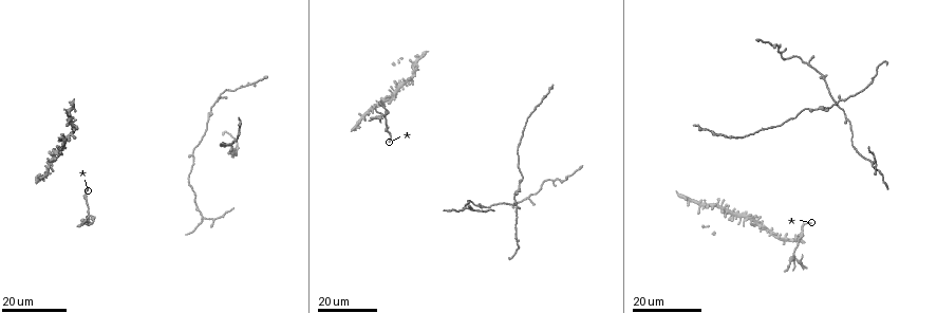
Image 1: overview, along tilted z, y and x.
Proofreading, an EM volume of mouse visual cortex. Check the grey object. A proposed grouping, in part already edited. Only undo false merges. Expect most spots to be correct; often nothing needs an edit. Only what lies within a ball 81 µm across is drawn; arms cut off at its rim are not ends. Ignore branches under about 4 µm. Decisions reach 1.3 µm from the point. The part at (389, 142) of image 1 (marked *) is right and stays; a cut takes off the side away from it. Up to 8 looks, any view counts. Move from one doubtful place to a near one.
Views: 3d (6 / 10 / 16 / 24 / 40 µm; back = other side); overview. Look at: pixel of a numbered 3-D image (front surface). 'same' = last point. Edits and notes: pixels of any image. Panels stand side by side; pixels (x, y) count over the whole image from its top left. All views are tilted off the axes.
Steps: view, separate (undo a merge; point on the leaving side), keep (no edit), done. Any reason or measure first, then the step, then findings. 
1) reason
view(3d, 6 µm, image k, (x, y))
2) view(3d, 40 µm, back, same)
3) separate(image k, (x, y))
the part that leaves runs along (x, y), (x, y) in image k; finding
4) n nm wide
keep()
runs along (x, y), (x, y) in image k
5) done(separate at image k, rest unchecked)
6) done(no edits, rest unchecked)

view(3d, 24 µm, image 1, (85, 198))

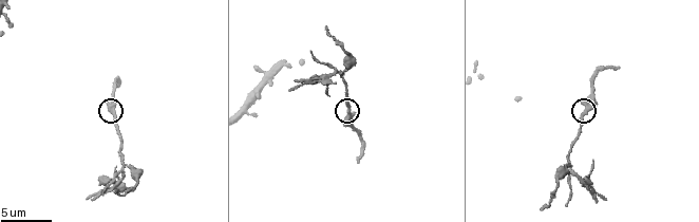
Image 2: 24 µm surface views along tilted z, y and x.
closer look
view(3d, 10 µm, image 2, (347, 112))

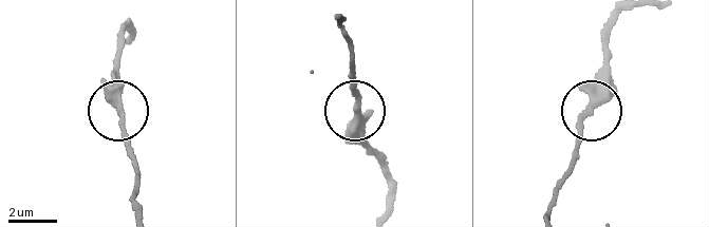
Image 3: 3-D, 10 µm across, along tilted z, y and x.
280 nm wide
keep()
continuous, no second neuron

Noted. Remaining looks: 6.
looks like a crossing
view(3d, 10 µm, image 2, (342, 72))

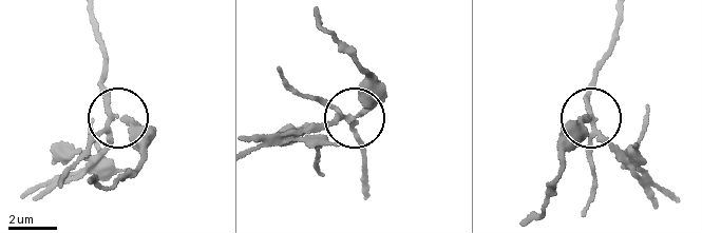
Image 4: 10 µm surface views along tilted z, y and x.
view(3d, 6 µm, image 4, (351, 115))

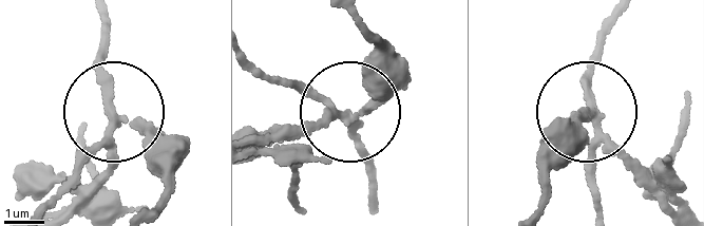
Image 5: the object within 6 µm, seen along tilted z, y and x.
separate(image 5, (112, 157))
the part that leaves runs along (109, 96), (110, 161), (63, 207) in image 5; a second neuron is stuck on

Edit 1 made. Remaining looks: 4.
view(overview)

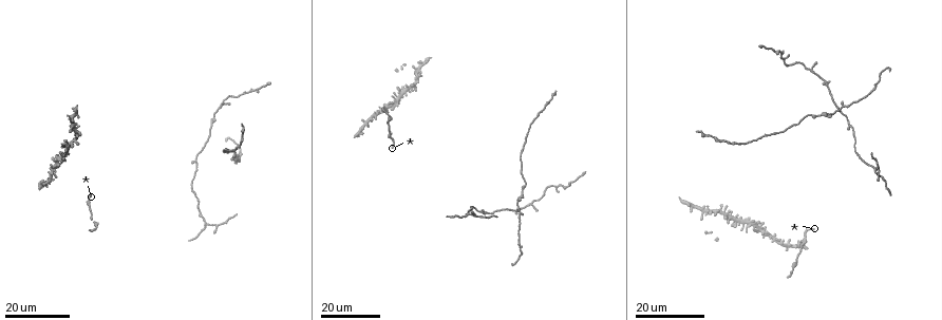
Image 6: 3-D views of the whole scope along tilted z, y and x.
two arms in line, one across
view(3d, 24 µm, image 6, (196, 158))

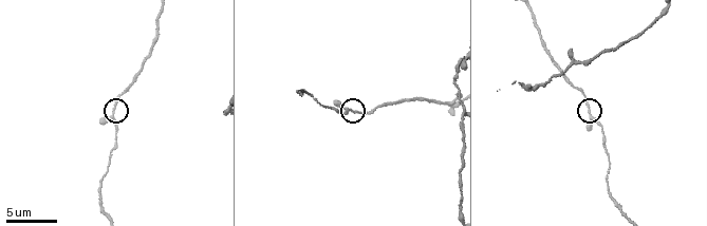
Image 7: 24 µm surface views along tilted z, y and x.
closer look
view(3d, 10 µm, image 7, (589, 110))

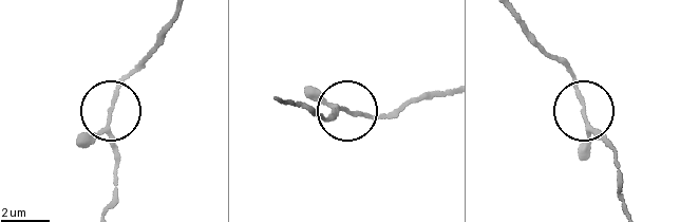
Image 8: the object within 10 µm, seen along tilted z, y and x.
140 nm wide
keep()
continuous, no second neuron

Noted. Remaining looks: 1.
three arms meet
view(3d, 16 µm, image 7, (527, 8))

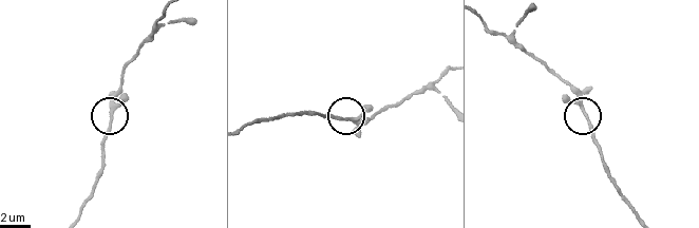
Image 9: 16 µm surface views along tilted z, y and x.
180 nm wide
keep()
runs along (245, 127), (301, 114), (347, 118), (356, 124), (369, 120) in image 9; all the same neuron

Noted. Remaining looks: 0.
done(separate at image 5, rest unchecked)

